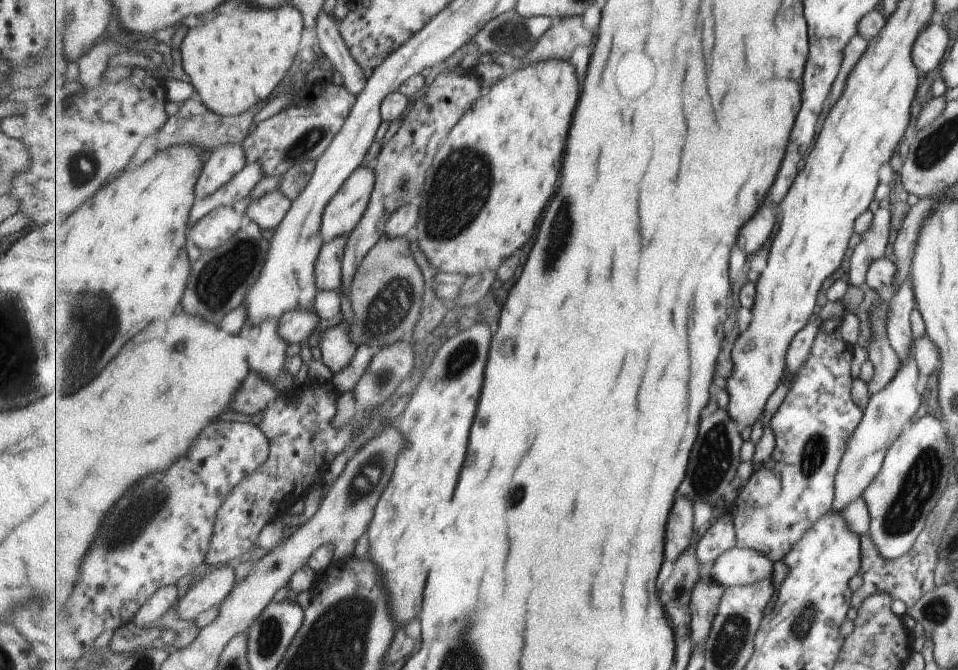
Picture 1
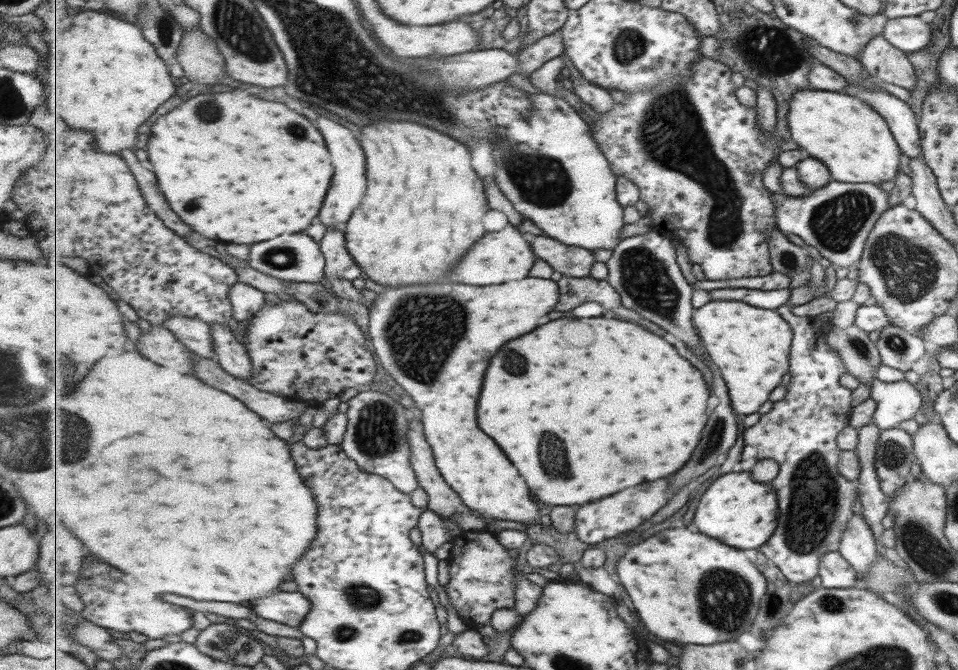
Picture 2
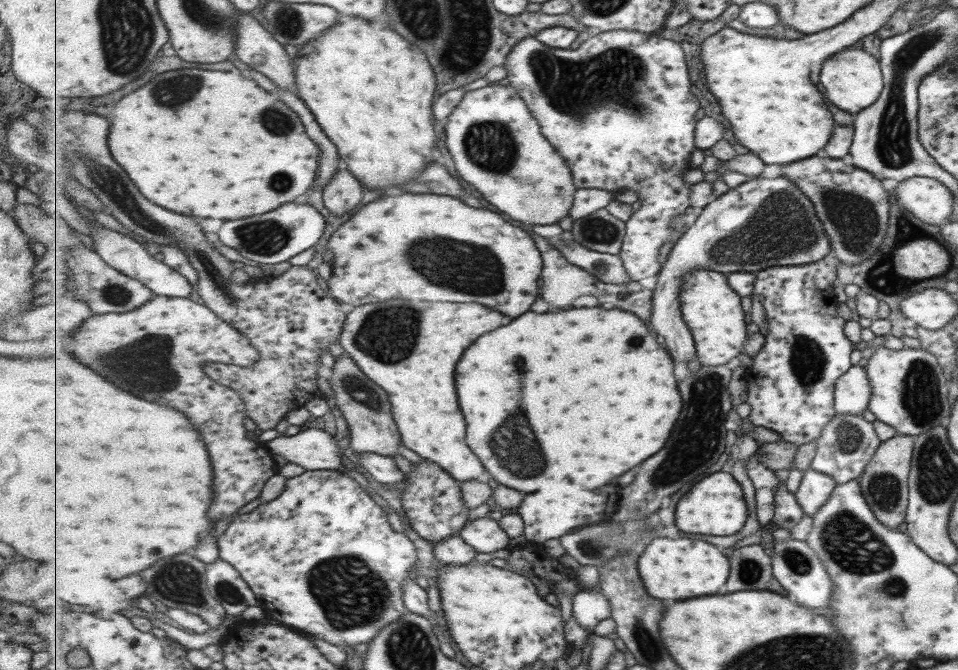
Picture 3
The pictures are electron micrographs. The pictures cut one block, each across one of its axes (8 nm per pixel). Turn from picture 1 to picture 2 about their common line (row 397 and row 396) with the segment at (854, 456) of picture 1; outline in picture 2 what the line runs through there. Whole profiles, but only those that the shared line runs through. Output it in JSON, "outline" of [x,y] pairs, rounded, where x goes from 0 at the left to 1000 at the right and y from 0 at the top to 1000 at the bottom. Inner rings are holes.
{"outline":[[[913,564],[907,594],[914,601],[908,630],[919,642],[935,639],[938,630],[952,624],[962,597],[955,578],[944,566],[925,573]]]}

